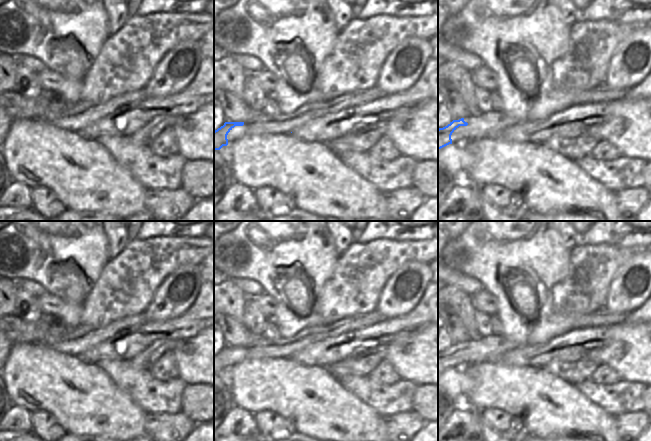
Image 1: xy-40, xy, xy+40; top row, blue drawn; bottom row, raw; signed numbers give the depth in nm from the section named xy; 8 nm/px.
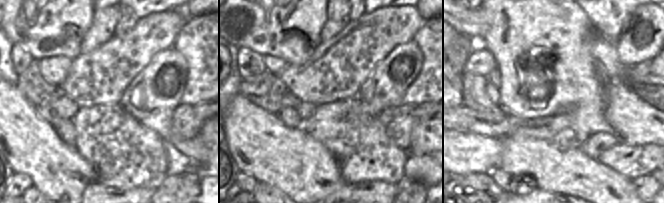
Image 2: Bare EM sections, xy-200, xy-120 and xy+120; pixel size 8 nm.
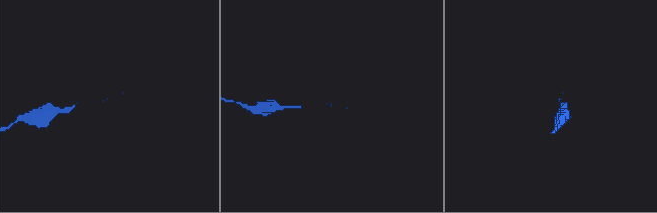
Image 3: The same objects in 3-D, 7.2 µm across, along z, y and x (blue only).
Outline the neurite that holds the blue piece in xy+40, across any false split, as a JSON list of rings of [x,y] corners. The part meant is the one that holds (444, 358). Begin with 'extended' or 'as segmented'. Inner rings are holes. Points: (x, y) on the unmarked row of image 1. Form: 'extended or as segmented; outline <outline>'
extended; outline [[[486,336],[479,340],[453,344],[447,350],[438,353],[438,374],[452,368],[451,359],[459,350],[475,348],[480,351],[481,356],[503,356],[519,347],[519,344],[511,342],[503,336]]]

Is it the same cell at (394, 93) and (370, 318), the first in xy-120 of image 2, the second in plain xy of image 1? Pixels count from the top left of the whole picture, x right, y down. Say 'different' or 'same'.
different

